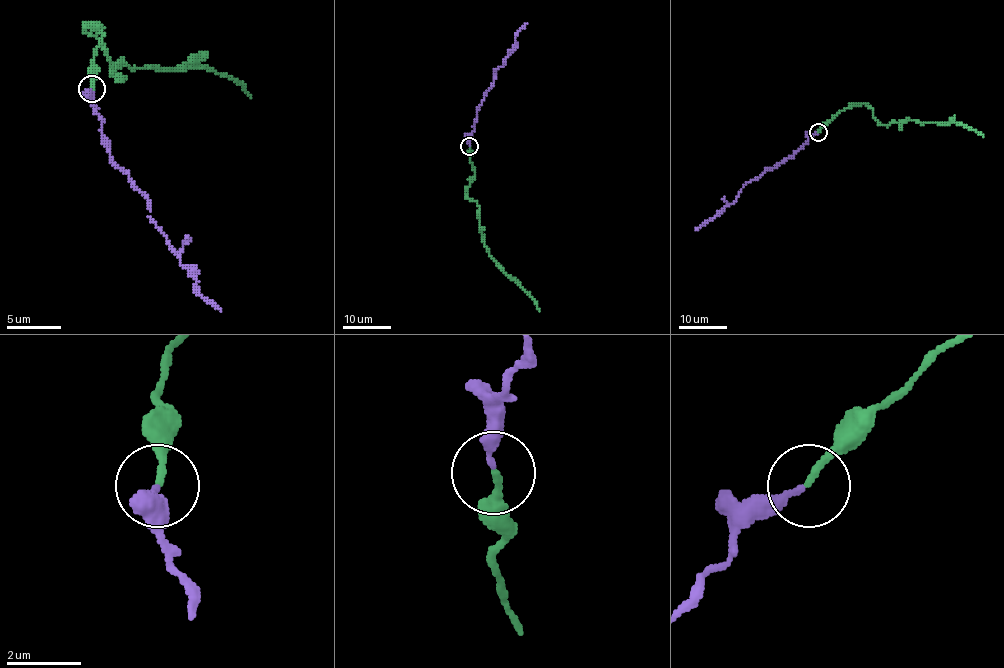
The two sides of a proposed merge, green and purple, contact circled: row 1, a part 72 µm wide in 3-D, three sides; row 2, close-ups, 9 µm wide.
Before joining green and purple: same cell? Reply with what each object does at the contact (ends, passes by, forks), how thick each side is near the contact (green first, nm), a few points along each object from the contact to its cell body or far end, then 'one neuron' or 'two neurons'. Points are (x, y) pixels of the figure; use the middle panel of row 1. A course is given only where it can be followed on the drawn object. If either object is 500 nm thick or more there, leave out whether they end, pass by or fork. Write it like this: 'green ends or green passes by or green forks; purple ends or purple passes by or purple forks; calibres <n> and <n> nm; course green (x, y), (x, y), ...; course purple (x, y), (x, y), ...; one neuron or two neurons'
green ends; purple ends; calibres 180 and 240 nm; course green (469, 146), (475, 177), (465, 194), (479, 207), (481, 238), (488, 254), (531, 297), (540, 310); course purple (469, 145), (477, 109), (492, 85), (495, 70), (516, 43), (516, 34), (526, 23); one neuron

